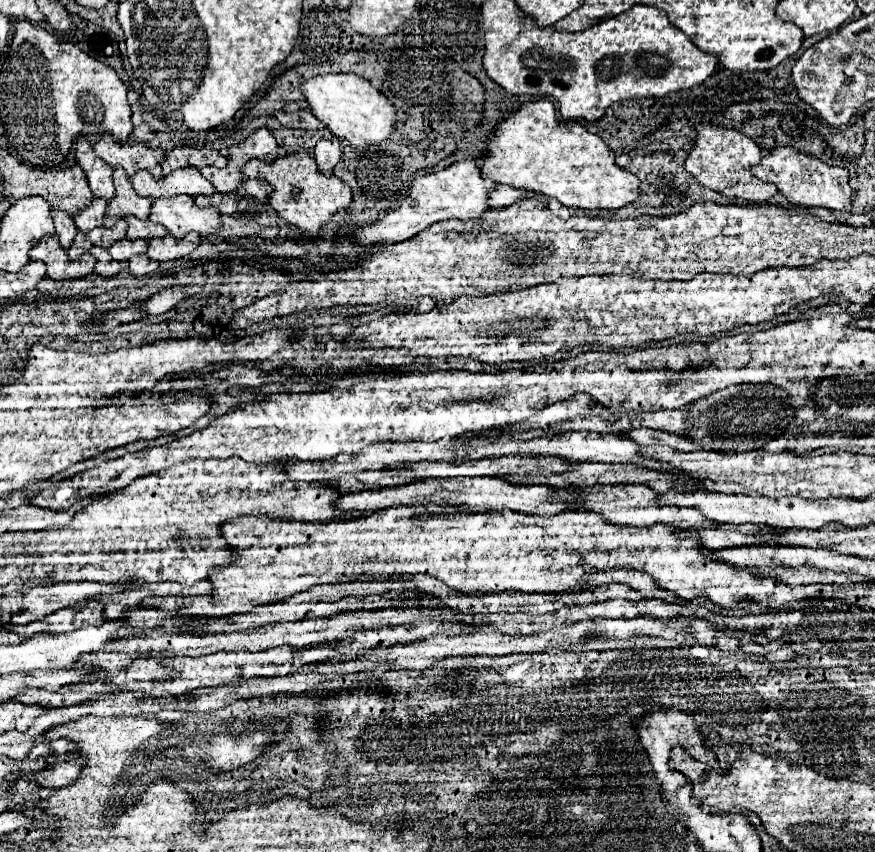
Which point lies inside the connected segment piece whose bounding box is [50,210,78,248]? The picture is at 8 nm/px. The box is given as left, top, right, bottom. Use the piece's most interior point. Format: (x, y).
(65, 228)

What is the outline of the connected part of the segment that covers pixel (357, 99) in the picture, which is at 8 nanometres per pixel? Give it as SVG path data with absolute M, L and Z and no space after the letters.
M322 74L322 76L308 78L302 84L302 94L312 114L334 136L346 138L350 146L356 150L382 142L392 134L396 108L392 108L392 102L384 94L380 94L368 80L356 74Z

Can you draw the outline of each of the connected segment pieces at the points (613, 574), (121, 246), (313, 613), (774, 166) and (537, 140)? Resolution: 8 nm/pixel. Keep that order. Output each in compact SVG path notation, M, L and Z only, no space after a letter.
M610 570L610 572L596 572L592 576L588 576L588 580L582 580L582 586L586 586L588 582L594 584L610 584L610 582L620 582L630 586L632 590L636 590L642 598L657 598L674 603L683 603L684 600L679 598L671 591L662 590L654 578L642 574L642 572L632 572L632 570Z
M124 238L120 242L114 242L108 250L110 250L114 260L128 262L130 256L142 254L142 252L146 252L146 248L148 248L148 242L144 242L144 240L128 240L128 238Z
M315 603L313 609L310 611L308 616L305 616L304 619L313 619L313 618L330 618L332 612L330 610L329 603Z
M778 146L770 150L760 164L752 168L752 174L756 174L764 182L776 184L778 192L784 194L790 202L802 204L802 206L820 206L836 212L850 212L852 210L852 188L848 186L848 170L840 166L828 166L826 162L798 152L792 146Z
M548 98L526 102L518 112L506 114L496 124L484 150L482 176L514 188L534 190L580 210L622 208L638 198L640 186L634 174L616 166L614 154L602 138L590 134L578 122L558 120Z

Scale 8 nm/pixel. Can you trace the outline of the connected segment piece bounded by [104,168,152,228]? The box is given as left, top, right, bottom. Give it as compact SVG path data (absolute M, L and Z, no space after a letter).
M114 168L112 178L114 178L116 196L106 206L104 226L110 228L118 218L126 218L130 214L140 218L140 220L146 220L148 212L150 212L150 206L152 206L152 200L134 192L124 168Z

